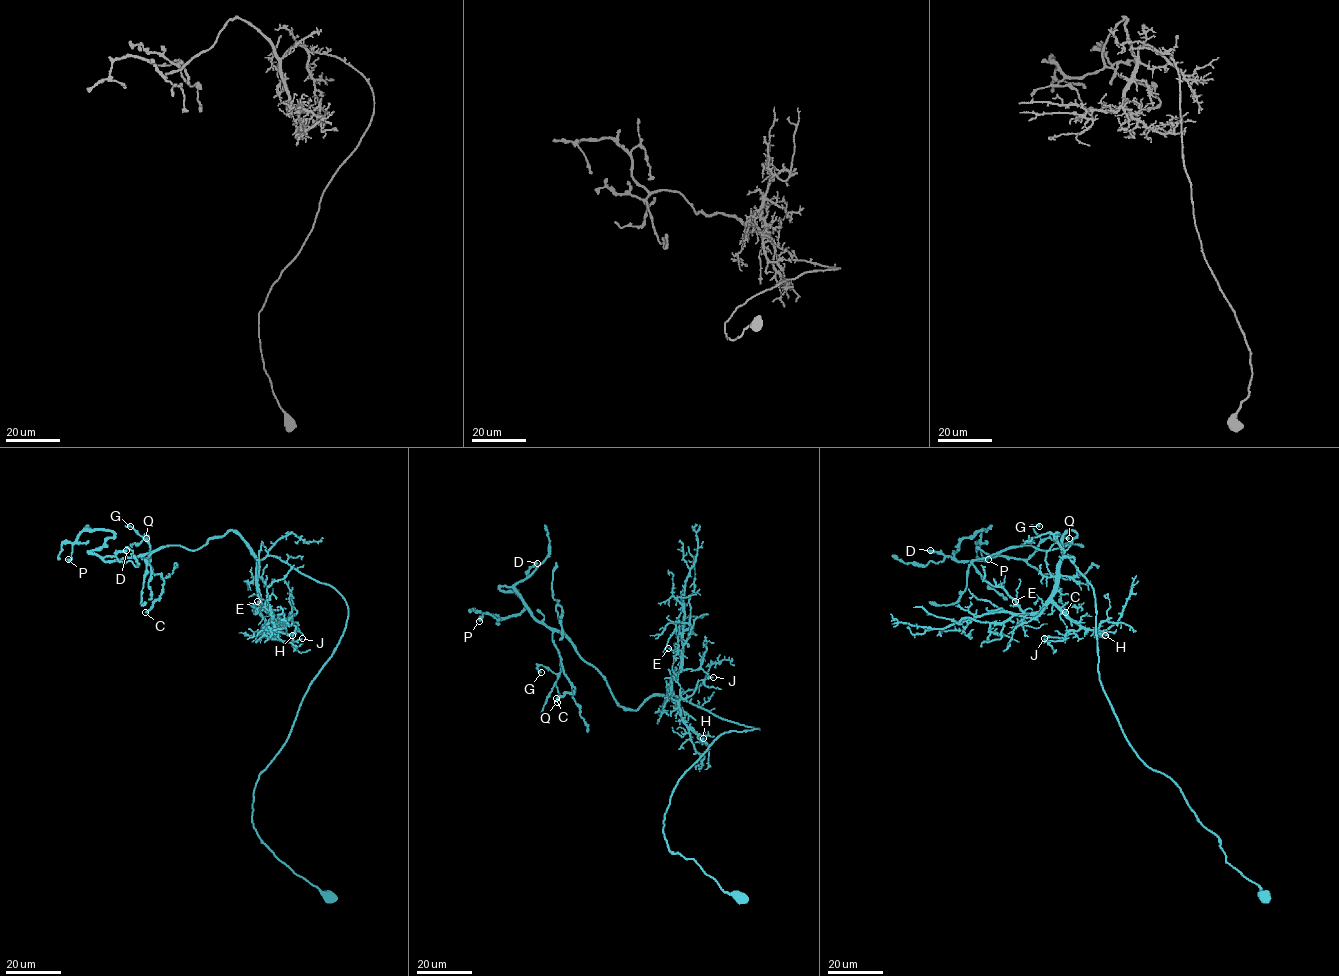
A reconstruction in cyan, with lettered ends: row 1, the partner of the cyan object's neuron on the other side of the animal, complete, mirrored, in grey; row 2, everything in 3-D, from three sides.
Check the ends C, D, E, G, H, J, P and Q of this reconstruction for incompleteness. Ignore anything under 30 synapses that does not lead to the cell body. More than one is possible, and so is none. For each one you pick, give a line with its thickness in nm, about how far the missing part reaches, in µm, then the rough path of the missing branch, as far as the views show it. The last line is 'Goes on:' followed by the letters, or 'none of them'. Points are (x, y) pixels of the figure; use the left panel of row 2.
Goes on: none of them

